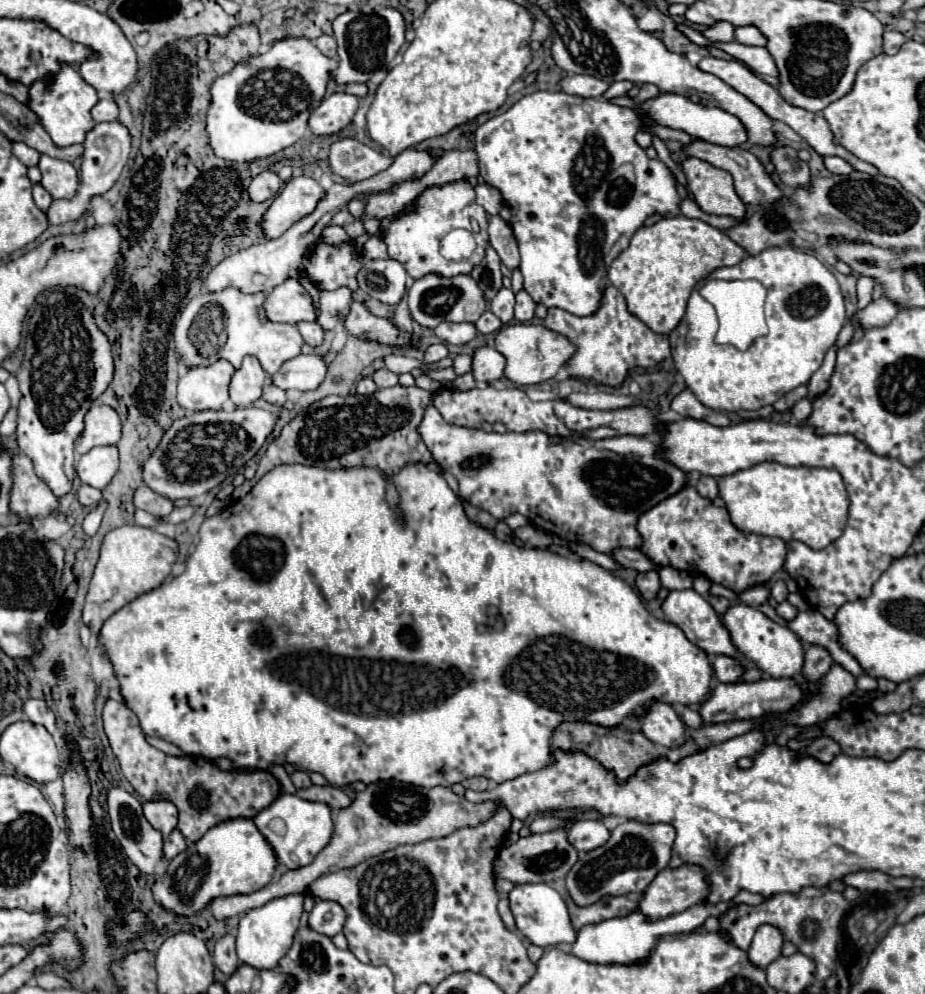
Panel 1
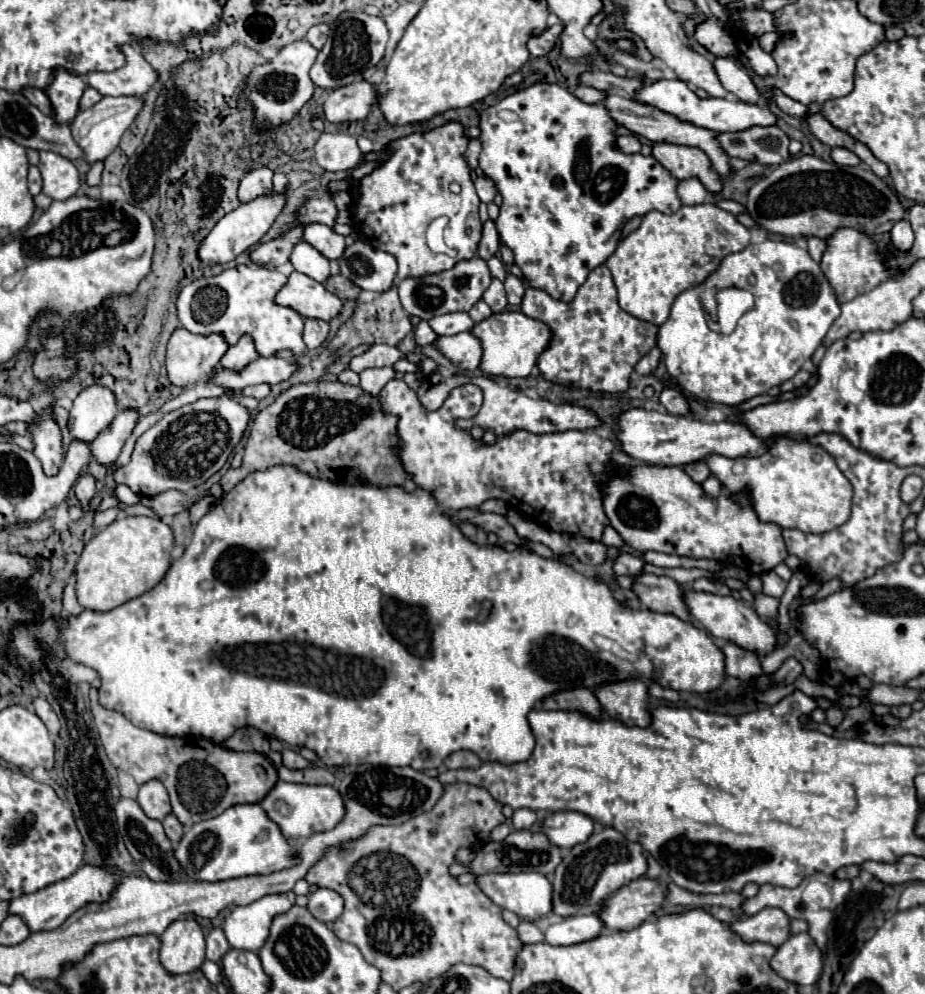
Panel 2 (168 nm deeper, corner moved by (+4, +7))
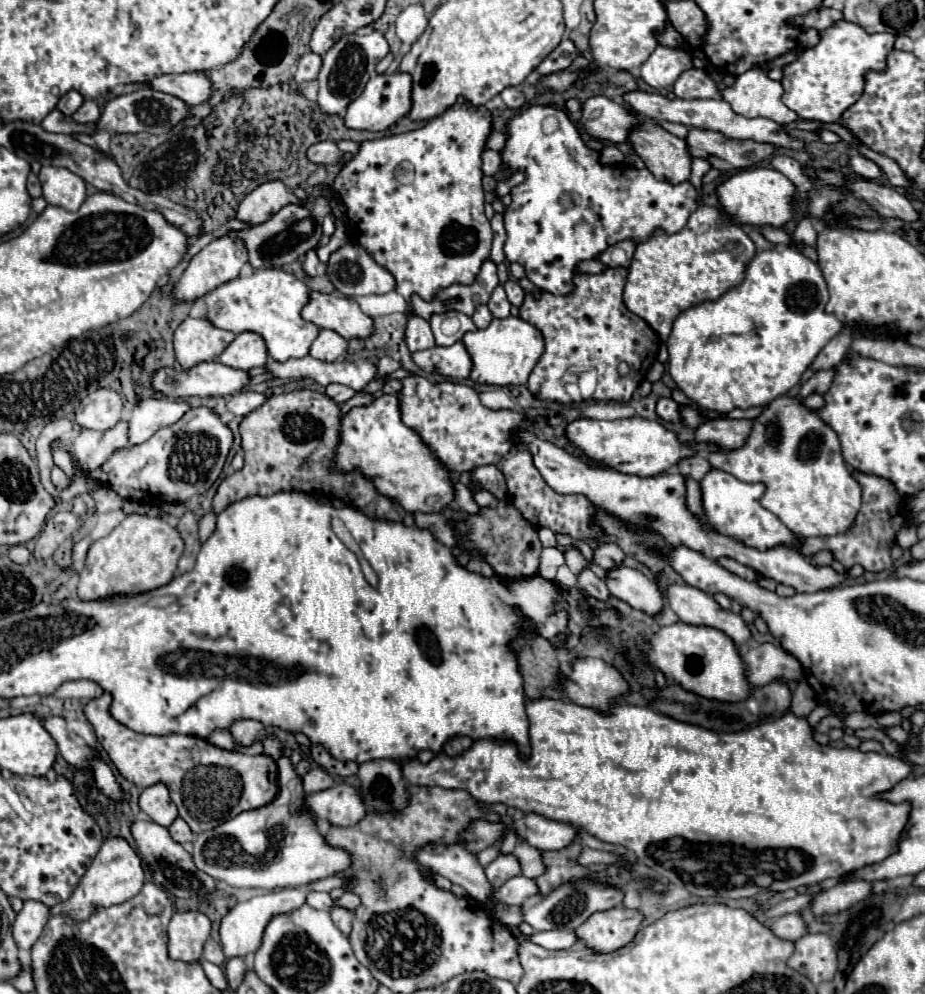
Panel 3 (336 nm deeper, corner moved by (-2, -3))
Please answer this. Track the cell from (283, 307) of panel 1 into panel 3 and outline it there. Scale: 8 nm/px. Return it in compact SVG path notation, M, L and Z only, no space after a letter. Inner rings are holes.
M311 291L309 303L303 307L303 319L333 329L345 339L365 339L373 333L373 319L359 309L357 301L337 293Z

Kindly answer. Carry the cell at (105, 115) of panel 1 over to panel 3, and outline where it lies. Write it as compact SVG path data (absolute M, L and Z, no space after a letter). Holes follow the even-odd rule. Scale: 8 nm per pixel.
M85 101L73 115L73 121L77 123L95 123L99 119L99 105L95 101Z

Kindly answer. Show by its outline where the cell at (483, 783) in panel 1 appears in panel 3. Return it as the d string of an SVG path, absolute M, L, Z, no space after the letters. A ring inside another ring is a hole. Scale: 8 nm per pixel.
M459 735L459 737L451 737L449 741L445 741L443 751L445 751L447 755L455 757L455 753L463 753L463 749L467 749L467 745L471 745L471 739Z

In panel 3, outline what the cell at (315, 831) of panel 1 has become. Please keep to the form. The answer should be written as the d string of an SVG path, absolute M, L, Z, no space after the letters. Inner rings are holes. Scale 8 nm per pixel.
M339 783L325 791L309 795L305 799L305 809L309 809L315 817L327 819L333 825L355 825L367 815L367 807L361 799L359 789L347 783Z

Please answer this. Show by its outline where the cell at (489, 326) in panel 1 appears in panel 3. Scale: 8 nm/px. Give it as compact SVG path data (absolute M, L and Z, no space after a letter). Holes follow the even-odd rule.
M479 305L477 309L475 309L475 313L471 315L471 319L473 319L473 323L479 327L479 329L485 329L489 323L491 323L491 311L489 311L489 307L487 305Z

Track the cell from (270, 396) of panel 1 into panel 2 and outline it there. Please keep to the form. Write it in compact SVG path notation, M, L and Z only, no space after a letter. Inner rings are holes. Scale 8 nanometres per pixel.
M249 385L243 389L243 395L255 397L255 399L265 399L271 395L271 387L269 385Z

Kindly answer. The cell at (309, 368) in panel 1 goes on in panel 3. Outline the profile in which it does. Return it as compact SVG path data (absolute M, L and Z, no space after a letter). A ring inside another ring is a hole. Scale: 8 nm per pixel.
M203 361L189 369L181 367L161 367L151 375L151 387L157 393L163 393L165 397L173 399L187 399L187 397L227 397L233 393L239 393L249 383L249 375L239 369L231 369L219 361Z

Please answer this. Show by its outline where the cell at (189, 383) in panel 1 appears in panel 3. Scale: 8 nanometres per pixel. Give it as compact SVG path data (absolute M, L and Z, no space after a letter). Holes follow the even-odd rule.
M187 317L175 331L175 357L183 369L199 361L213 361L235 339L235 333L215 327L209 319Z

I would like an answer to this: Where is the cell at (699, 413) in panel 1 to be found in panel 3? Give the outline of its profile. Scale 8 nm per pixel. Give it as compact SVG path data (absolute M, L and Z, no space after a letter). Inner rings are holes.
M661 397L657 401L657 407L655 407L655 413L667 421L667 423L679 423L679 409L677 409L677 403L673 399L665 399Z

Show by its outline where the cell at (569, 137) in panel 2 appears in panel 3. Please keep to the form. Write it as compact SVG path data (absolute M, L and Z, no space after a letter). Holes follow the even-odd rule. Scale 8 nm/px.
M533 105L509 121L507 133L509 139L503 149L503 169L495 177L501 181L513 171L523 171L527 179L511 189L513 201L505 209L507 241L503 251L511 263L521 263L527 271L527 279L543 291L553 295L571 293L571 277L579 261L595 259L615 241L627 239L627 235L633 235L633 241L641 241L643 233L637 235L637 231L647 231L647 237L651 237L657 229L663 229L669 235L677 233L683 225L687 225L689 215L697 209L697 191L691 181L671 185L667 181L657 181L649 169L601 165L599 153L585 147L577 127L569 121L563 109ZM547 117L557 119L557 129L551 133L543 131L543 121Z

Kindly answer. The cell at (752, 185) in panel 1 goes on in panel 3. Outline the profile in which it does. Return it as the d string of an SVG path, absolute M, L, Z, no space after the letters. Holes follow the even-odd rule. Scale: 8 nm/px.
M597 95L583 101L579 123L591 137L599 141L623 143L627 141L627 133L637 125L637 119L623 103Z

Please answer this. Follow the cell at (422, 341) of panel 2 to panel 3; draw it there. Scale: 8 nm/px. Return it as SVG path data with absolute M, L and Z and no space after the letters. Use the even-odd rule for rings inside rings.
M419 315L409 317L407 325L405 325L405 345L409 347L409 351L435 347L435 337L431 333L429 321L425 321Z

